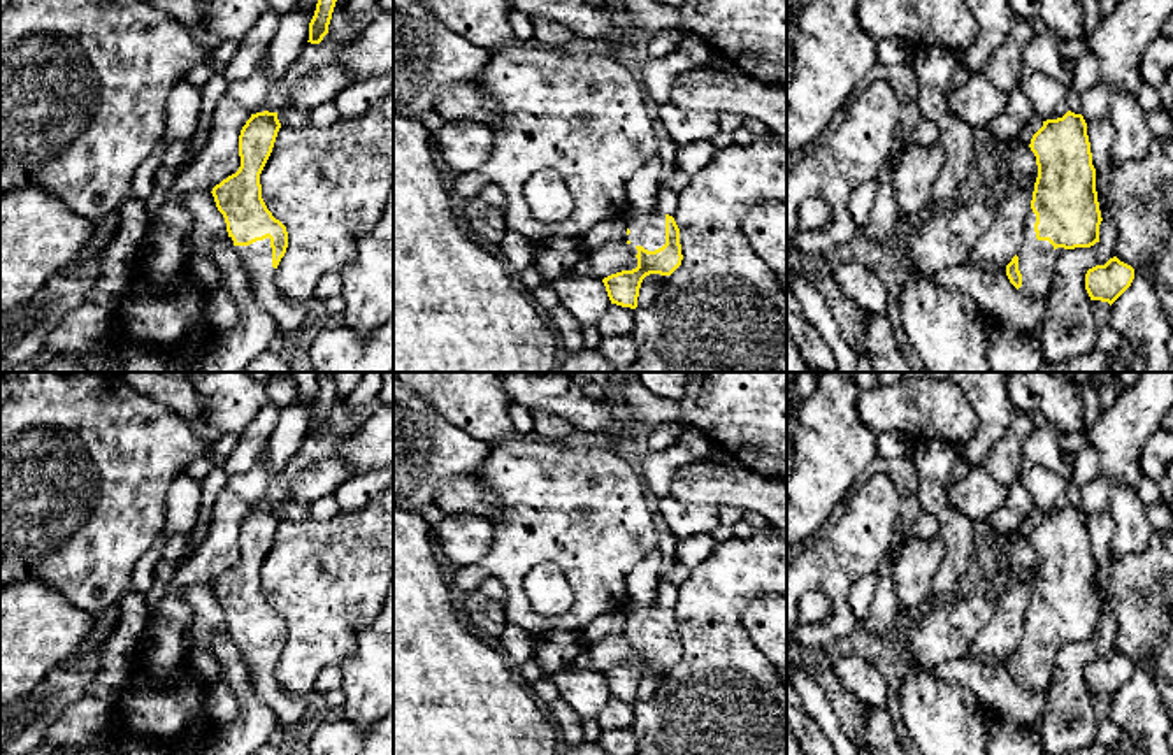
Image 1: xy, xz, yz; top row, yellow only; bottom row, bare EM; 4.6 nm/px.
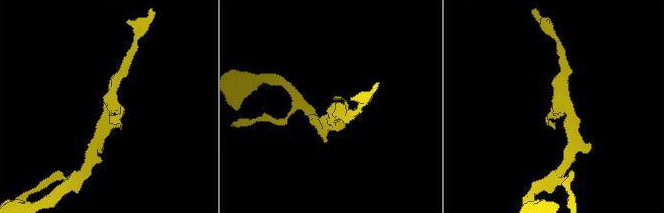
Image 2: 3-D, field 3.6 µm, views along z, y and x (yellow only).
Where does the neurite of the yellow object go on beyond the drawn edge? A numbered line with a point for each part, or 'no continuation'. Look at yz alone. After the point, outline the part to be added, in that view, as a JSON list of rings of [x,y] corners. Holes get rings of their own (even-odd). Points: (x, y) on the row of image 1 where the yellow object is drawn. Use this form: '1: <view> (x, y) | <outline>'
1: yz (1036, 258) | [[[1029,209],[1025,216],[1024,242],[1017,251],[1022,274],[1020,293],[1047,300],[1052,288],[1055,262],[1064,248],[1054,248],[1048,241],[1038,241],[1034,232],[1036,214]]]

